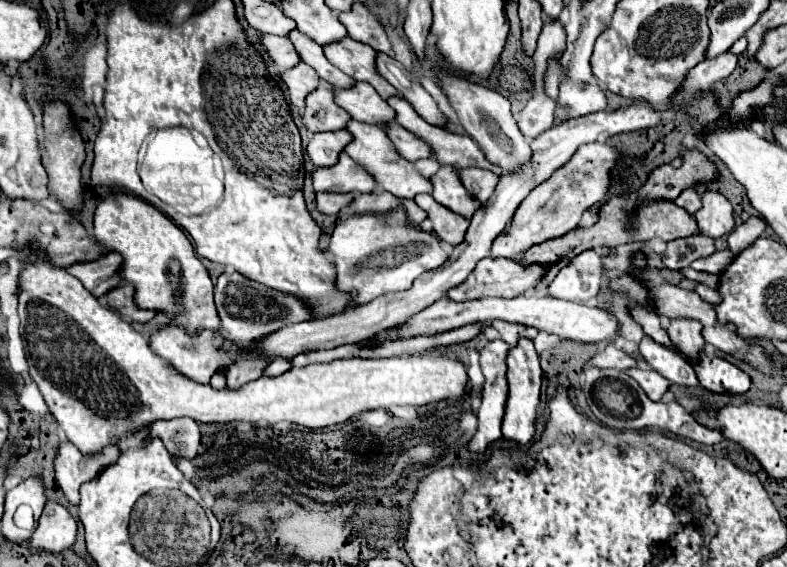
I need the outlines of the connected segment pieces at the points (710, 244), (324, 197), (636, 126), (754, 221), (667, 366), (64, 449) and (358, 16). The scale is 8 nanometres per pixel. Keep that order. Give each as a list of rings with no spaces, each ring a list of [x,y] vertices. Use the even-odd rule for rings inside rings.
[[[690,236],[668,242],[666,252],[662,254],[662,262],[670,270],[680,270],[690,266],[694,260],[710,256],[714,252],[714,240],[708,236]]]
[[[320,192],[316,194],[316,202],[318,202],[318,210],[322,214],[338,214],[344,206],[348,206],[352,202],[354,194],[334,194],[334,192]]]
[[[632,102],[630,106],[624,106],[620,110],[608,110],[606,114],[602,114],[602,112],[588,114],[586,118],[576,118],[574,122],[562,122],[562,126],[552,126],[550,130],[546,130],[544,134],[540,134],[538,138],[532,140],[532,144],[530,144],[532,158],[530,158],[528,164],[522,164],[518,170],[500,176],[500,182],[498,182],[494,194],[490,196],[490,200],[486,204],[482,204],[476,210],[476,214],[472,216],[470,230],[466,232],[466,240],[454,248],[448,262],[444,262],[438,270],[430,270],[430,272],[422,274],[414,282],[414,286],[406,292],[384,294],[384,296],[374,298],[366,306],[358,306],[358,308],[346,310],[342,314],[334,314],[334,316],[328,316],[328,318],[316,318],[316,320],[308,320],[308,322],[298,322],[294,326],[286,326],[286,328],[270,334],[270,338],[266,338],[266,342],[262,342],[262,350],[266,350],[266,354],[270,354],[270,358],[280,358],[280,356],[282,358],[294,358],[300,352],[326,350],[326,348],[336,348],[336,346],[342,346],[342,344],[354,344],[354,342],[360,342],[362,338],[370,338],[370,334],[378,334],[382,330],[400,326],[402,322],[406,322],[406,318],[418,314],[420,310],[430,306],[434,300],[442,298],[446,294],[446,290],[462,284],[464,278],[474,270],[478,260],[486,258],[494,238],[510,222],[516,208],[520,206],[520,202],[538,184],[548,180],[550,174],[556,168],[566,164],[570,160],[570,156],[582,144],[596,142],[602,132],[620,134],[620,132],[632,132],[632,130],[642,130],[642,128],[656,126],[664,116],[666,114],[658,114],[656,110],[650,110],[650,106],[638,106],[638,102]]]
[[[756,216],[748,218],[744,224],[740,224],[740,226],[736,226],[736,228],[732,230],[732,234],[730,234],[730,238],[728,238],[730,250],[738,256],[738,254],[744,252],[746,248],[750,248],[756,238],[760,238],[760,234],[764,232],[764,228],[766,228],[766,224],[764,224],[760,218],[756,218]]]
[[[648,336],[642,338],[640,354],[654,370],[658,370],[670,382],[680,386],[698,386],[698,378],[692,366],[680,354],[656,344],[652,338]]]
[[[62,440],[54,458],[54,470],[56,470],[56,482],[62,488],[62,492],[66,494],[66,498],[72,504],[80,502],[80,486],[84,482],[88,482],[90,478],[94,478],[94,474],[98,474],[106,464],[114,462],[118,456],[118,448],[106,446],[102,448],[98,454],[92,456],[84,456],[74,444],[70,444],[68,440]]]
[[[354,4],[352,10],[340,14],[340,22],[346,26],[348,36],[354,38],[356,42],[364,42],[372,46],[376,52],[384,52],[388,56],[394,56],[390,40],[376,20],[376,16],[364,6],[364,4]]]

